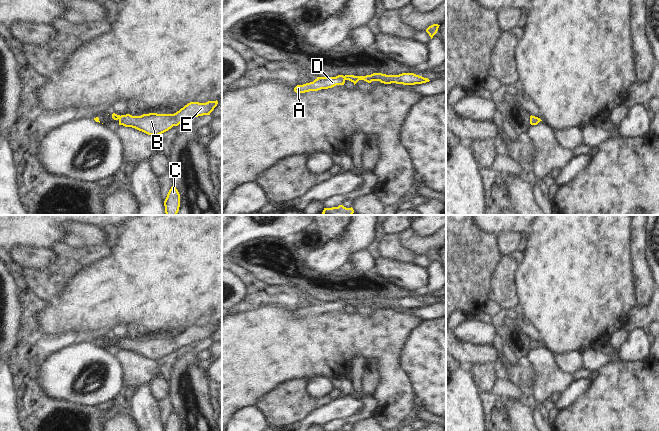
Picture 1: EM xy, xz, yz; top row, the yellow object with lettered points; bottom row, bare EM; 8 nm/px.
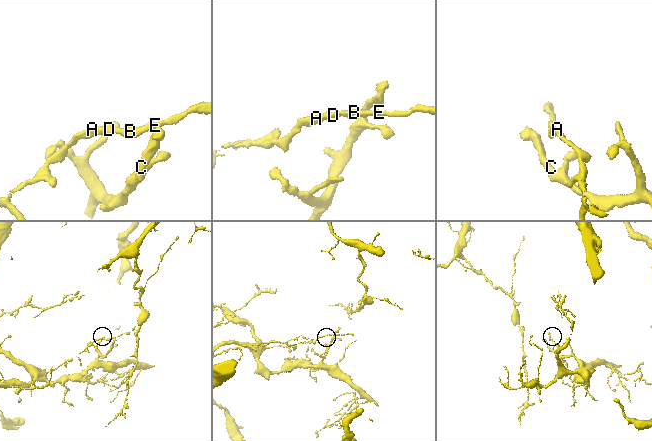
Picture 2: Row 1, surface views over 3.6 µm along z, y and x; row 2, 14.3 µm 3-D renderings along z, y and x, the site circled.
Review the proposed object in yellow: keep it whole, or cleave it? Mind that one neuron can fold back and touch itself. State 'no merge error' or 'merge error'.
no merge error

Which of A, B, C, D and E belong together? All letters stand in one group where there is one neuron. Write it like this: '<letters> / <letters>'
A B C D E

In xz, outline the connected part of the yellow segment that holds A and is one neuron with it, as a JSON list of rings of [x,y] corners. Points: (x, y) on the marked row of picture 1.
[[[373,73],[366,76],[354,76],[354,75],[338,75],[336,77],[317,77],[313,82],[306,83],[303,85],[297,85],[294,88],[296,93],[305,93],[309,91],[318,91],[321,89],[332,88],[336,85],[344,85],[345,81],[349,80],[354,83],[354,85],[359,80],[364,80],[368,83],[372,81],[380,81],[384,84],[403,84],[403,85],[415,85],[429,82],[428,78],[416,75],[414,73],[402,73],[399,75],[386,75],[382,73]]]

